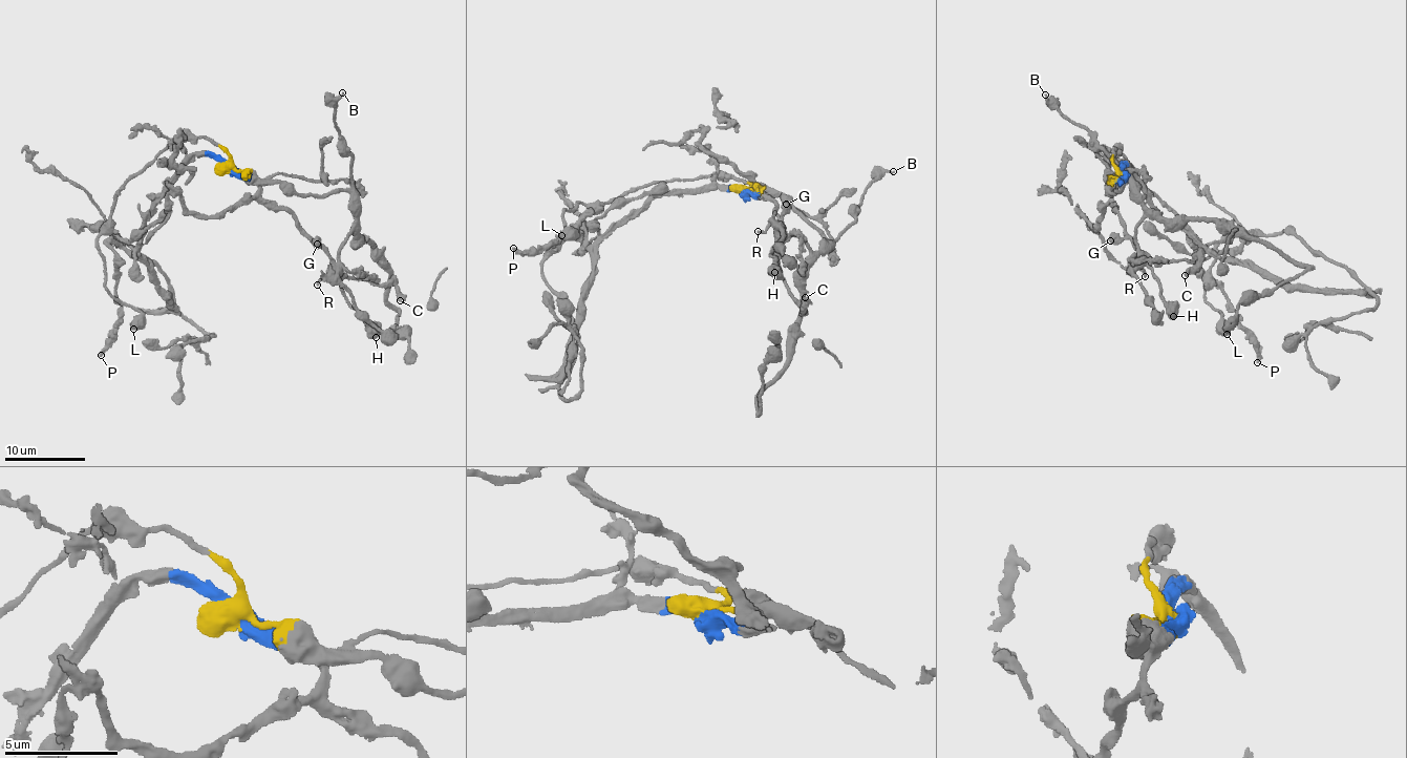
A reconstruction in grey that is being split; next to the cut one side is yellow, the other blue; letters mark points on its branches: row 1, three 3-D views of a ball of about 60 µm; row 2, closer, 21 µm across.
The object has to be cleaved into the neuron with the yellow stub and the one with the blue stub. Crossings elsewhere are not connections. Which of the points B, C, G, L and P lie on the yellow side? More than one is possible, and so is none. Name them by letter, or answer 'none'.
B, L

